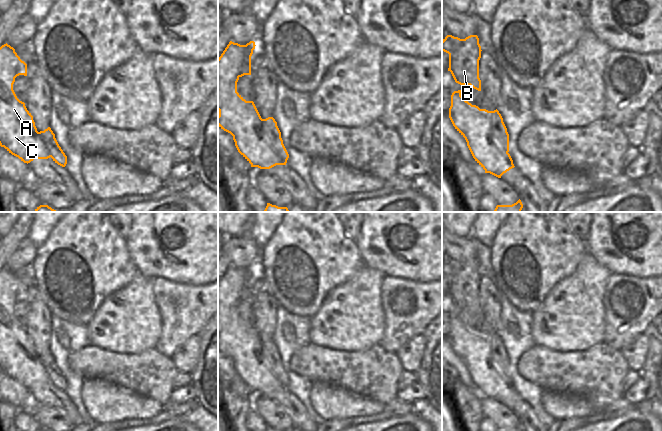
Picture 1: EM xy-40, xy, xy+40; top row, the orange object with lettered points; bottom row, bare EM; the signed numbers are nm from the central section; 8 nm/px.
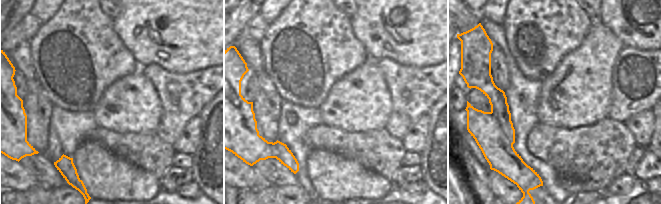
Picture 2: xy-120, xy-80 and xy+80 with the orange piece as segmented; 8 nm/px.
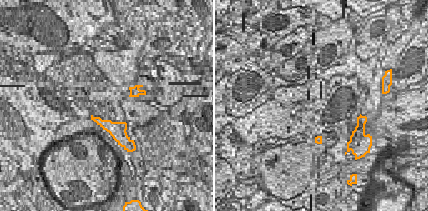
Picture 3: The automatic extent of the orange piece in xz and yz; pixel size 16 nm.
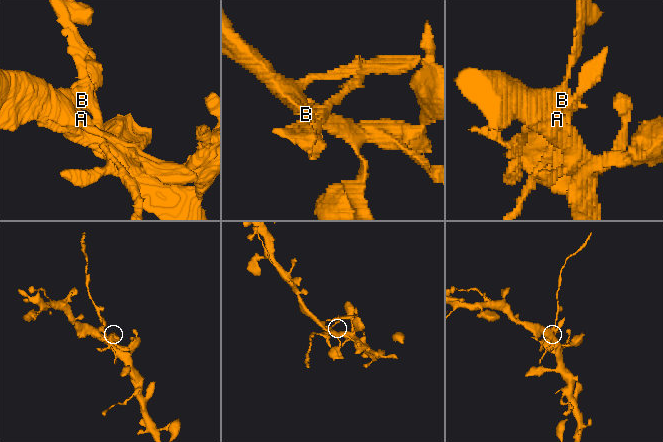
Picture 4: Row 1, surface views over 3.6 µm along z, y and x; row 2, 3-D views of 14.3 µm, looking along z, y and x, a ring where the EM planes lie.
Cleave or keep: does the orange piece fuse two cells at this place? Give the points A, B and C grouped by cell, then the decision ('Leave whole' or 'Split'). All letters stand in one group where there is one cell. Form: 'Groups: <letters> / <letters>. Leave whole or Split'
Groups: A C / B. Split.

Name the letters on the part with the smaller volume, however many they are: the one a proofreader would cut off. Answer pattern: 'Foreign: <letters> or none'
Foreign: B

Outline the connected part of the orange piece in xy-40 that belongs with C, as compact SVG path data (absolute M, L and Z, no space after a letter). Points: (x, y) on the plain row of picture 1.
M6 267L0 271L0 370L28 388L50 378L33 340L13 314L18 298L27 300L27 288Z

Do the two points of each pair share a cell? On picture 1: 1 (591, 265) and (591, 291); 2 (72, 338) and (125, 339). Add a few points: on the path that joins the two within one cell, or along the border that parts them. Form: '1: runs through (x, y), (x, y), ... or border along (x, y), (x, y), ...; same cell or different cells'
1: runs through (591, 271), (591, 285); same cell
2: border along (86, 325), (90, 343); different cells

